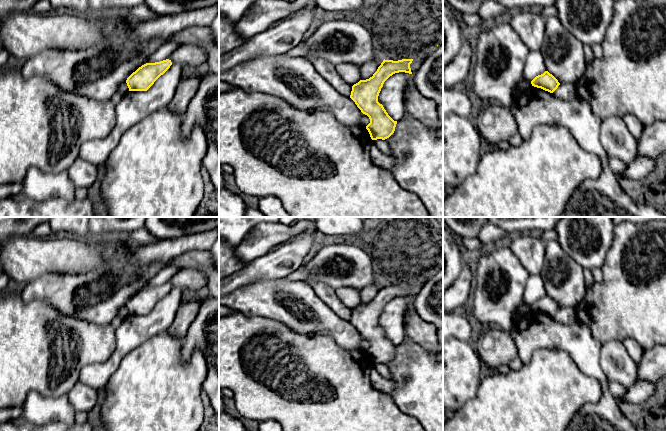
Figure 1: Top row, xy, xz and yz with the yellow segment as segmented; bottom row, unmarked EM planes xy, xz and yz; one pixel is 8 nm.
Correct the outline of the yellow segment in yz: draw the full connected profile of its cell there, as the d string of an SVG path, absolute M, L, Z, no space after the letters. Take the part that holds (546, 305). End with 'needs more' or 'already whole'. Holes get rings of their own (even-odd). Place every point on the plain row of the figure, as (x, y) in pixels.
M545 295L543 298L536 300L531 305L531 308L534 311L541 312L550 317L553 317L560 309L558 304L548 295Z; already whole

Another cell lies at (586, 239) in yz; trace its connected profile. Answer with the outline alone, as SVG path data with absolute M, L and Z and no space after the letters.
M562 217L554 230L563 250L583 268L602 268L614 240L612 217Z

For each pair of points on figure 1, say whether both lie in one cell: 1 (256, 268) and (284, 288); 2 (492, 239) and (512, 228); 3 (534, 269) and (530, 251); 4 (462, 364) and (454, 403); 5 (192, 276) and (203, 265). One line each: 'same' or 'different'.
1: different
2: different
3: same
4: same
5: different

